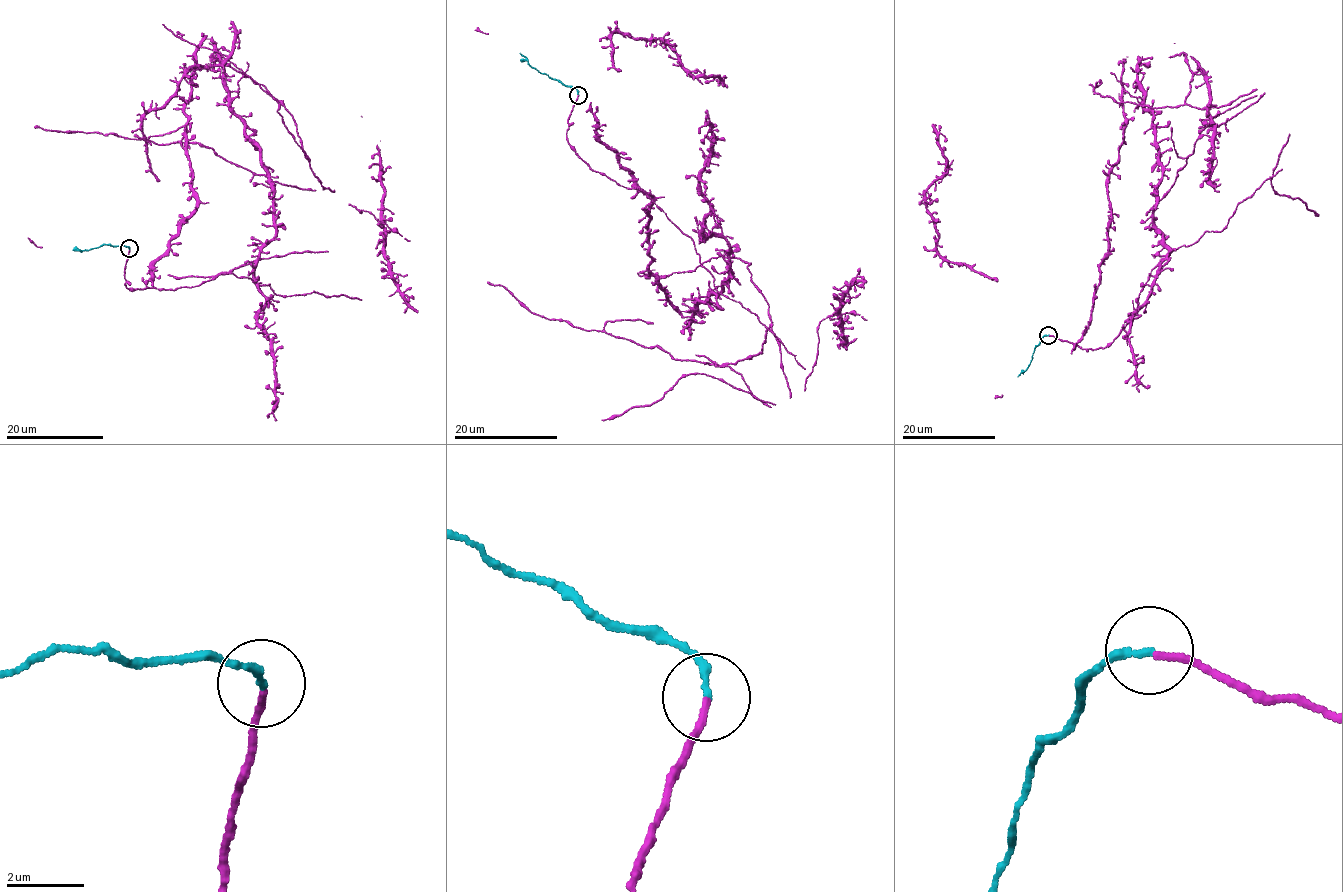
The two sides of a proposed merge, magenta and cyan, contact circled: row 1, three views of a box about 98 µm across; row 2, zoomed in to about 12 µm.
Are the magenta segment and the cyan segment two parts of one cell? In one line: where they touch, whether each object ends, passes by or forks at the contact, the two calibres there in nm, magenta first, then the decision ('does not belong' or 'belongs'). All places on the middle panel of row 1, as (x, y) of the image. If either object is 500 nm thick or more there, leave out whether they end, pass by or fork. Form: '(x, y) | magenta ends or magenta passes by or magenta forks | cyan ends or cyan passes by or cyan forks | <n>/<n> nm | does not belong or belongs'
(578, 95) | magenta ends | cyan ends | 170/200 nm | belongs

